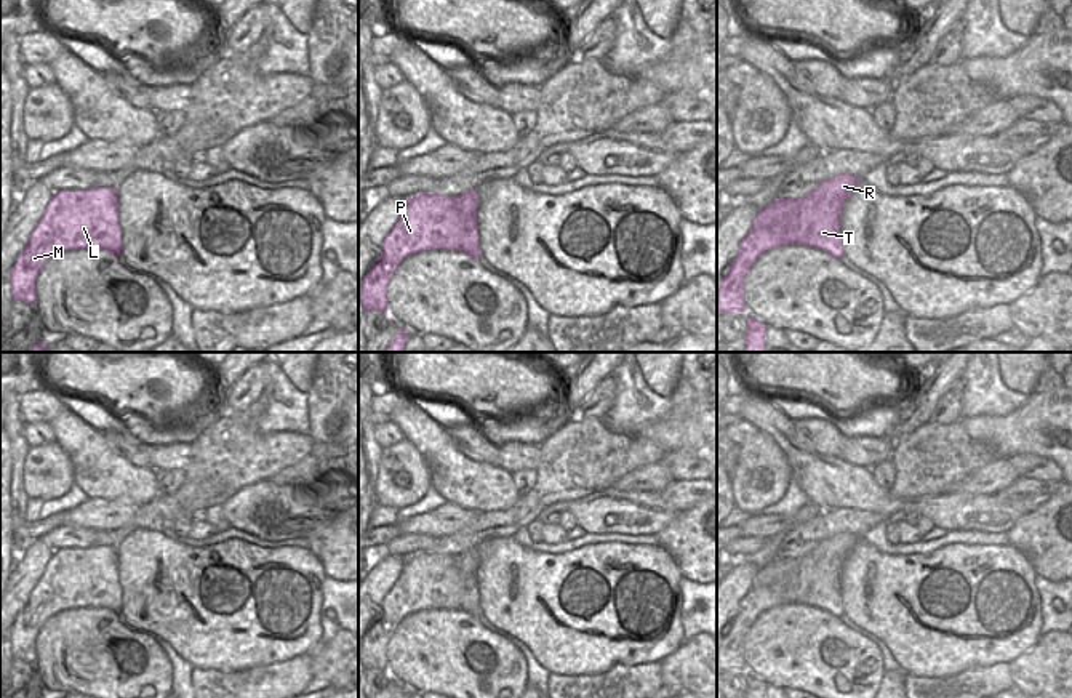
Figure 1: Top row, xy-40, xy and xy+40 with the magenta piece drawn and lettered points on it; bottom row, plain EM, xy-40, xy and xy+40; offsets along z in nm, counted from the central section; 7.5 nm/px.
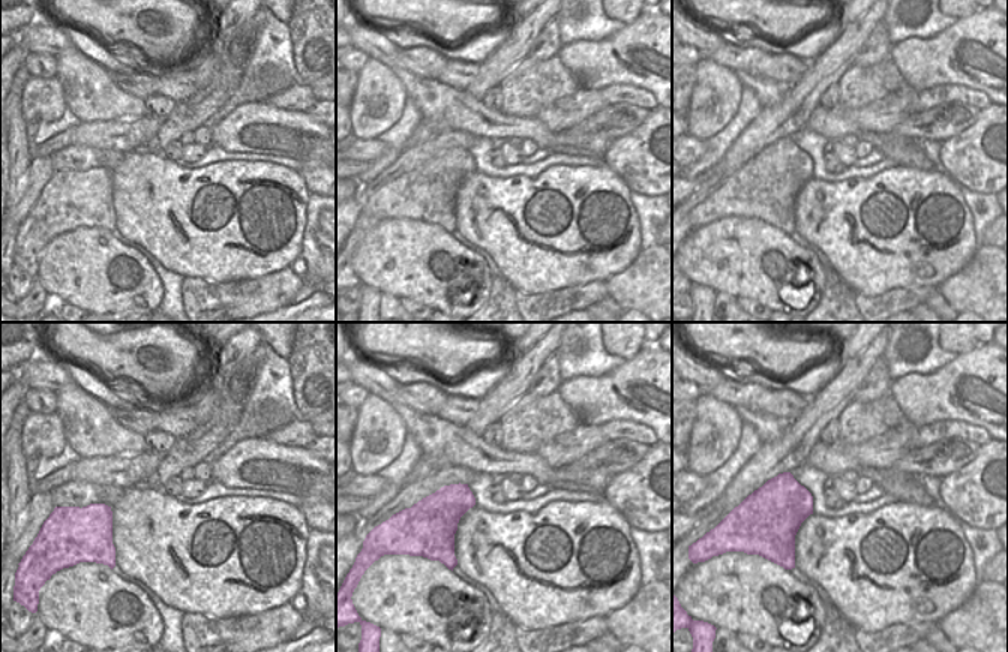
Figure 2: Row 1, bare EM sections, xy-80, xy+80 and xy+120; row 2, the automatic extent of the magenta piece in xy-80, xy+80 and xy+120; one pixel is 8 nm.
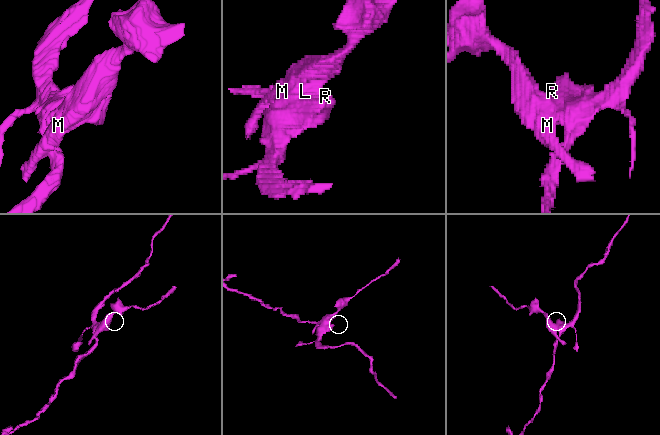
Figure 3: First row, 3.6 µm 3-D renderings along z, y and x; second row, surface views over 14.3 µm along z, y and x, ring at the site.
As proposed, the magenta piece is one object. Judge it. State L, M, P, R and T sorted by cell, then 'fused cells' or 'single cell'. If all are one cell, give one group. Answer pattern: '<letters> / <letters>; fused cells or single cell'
L M P / R T; fused cells

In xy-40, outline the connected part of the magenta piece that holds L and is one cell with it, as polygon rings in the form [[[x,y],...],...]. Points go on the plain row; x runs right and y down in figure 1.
[[[115,546],[58,549],[10,631],[11,656],[34,664],[35,639],[48,618],[70,608],[123,613]]]

